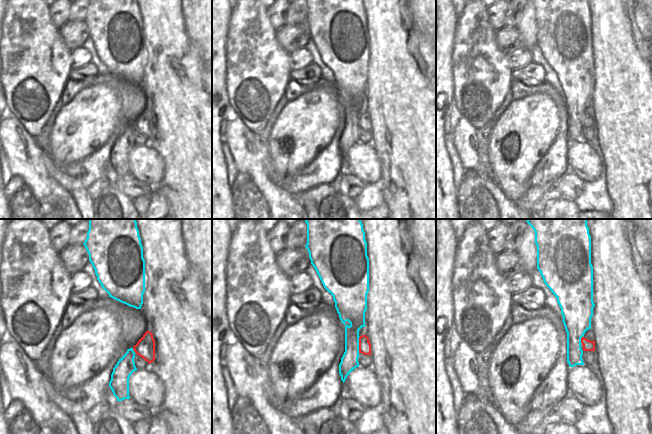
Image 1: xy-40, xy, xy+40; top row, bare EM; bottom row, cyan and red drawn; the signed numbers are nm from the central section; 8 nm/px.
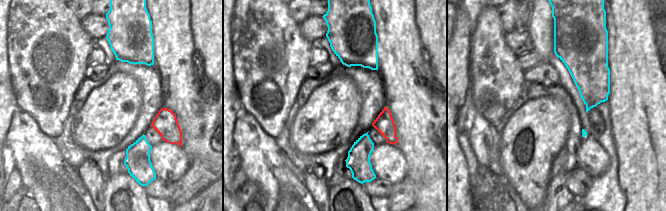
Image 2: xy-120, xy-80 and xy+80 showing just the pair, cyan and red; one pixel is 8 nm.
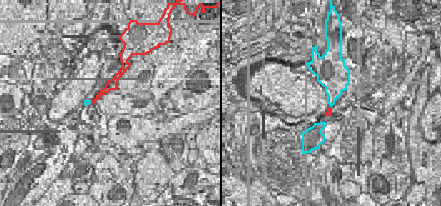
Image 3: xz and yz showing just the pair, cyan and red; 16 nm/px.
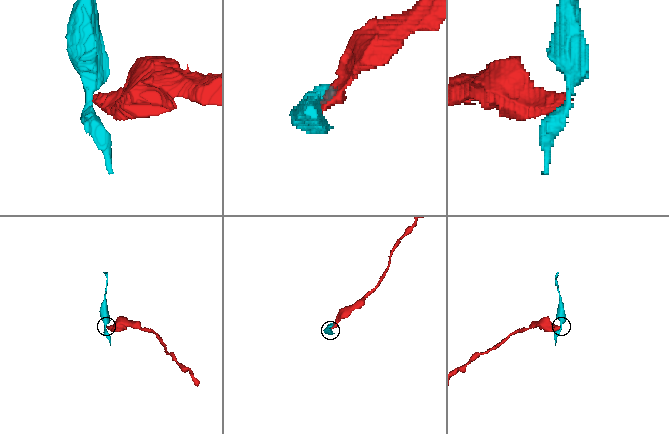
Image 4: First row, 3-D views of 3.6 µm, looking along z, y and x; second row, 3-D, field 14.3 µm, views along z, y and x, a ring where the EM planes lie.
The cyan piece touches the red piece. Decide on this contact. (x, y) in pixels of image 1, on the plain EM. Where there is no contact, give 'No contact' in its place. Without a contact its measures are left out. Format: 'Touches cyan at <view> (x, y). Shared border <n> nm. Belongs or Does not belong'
Touches cyan at xy (358, 120). Shared border 140 nm. Does not belong

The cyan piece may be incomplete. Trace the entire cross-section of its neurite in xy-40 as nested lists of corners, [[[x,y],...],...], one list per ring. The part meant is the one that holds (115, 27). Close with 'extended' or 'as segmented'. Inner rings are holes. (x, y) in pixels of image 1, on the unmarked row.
[[[89,0],[83,21],[109,73],[141,85],[145,36],[137,0]]]; as segmented

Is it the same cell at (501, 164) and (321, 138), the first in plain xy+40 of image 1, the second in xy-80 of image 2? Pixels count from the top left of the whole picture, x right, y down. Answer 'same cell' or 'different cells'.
same cell

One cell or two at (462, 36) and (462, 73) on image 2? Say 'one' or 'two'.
one

